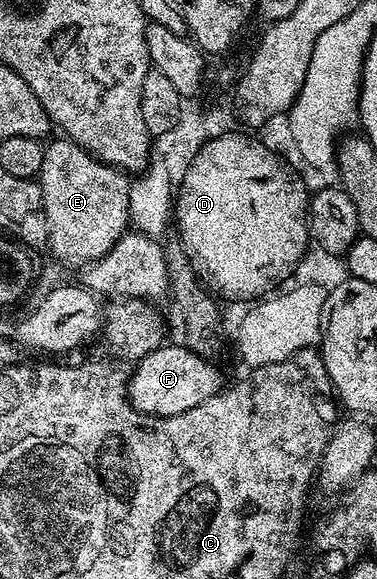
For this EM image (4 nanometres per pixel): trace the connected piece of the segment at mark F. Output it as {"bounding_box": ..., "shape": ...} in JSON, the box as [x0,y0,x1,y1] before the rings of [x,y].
{"bounding_box":[127,345,224,418],"shape":[[[186,345],[158,346],[135,363],[129,374],[127,397],[131,399],[131,407],[142,414],[152,414],[155,418],[168,418],[189,412],[189,408],[197,408],[197,404],[209,400],[209,396],[224,389],[223,374],[215,365],[212,359],[194,354]]]}

